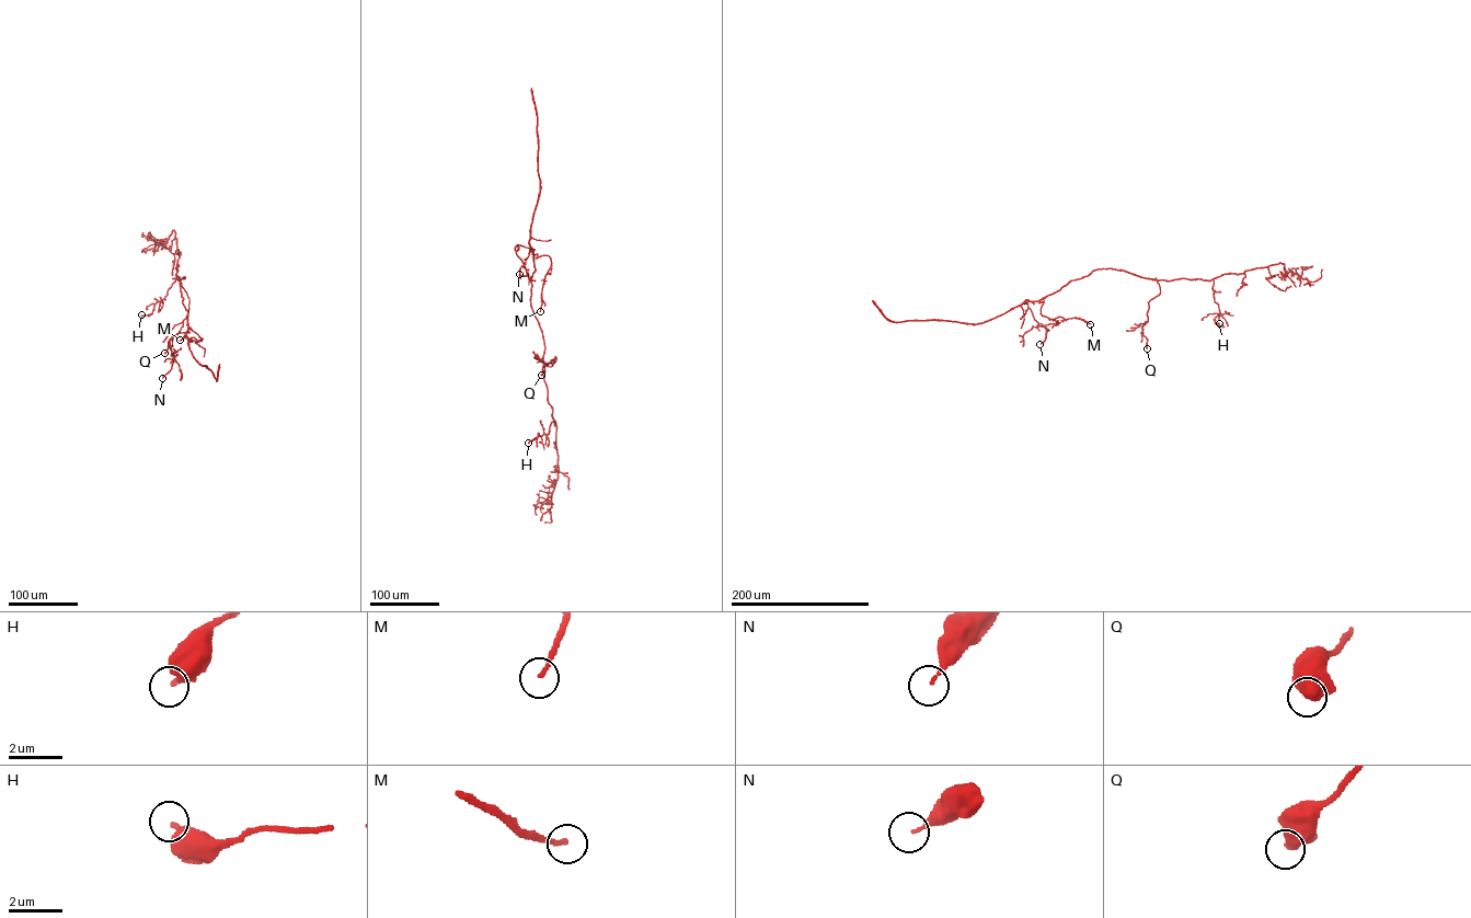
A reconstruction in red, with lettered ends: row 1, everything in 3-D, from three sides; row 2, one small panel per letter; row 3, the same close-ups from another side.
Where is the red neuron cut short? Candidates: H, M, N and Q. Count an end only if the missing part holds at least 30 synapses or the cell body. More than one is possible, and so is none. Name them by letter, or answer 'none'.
M

